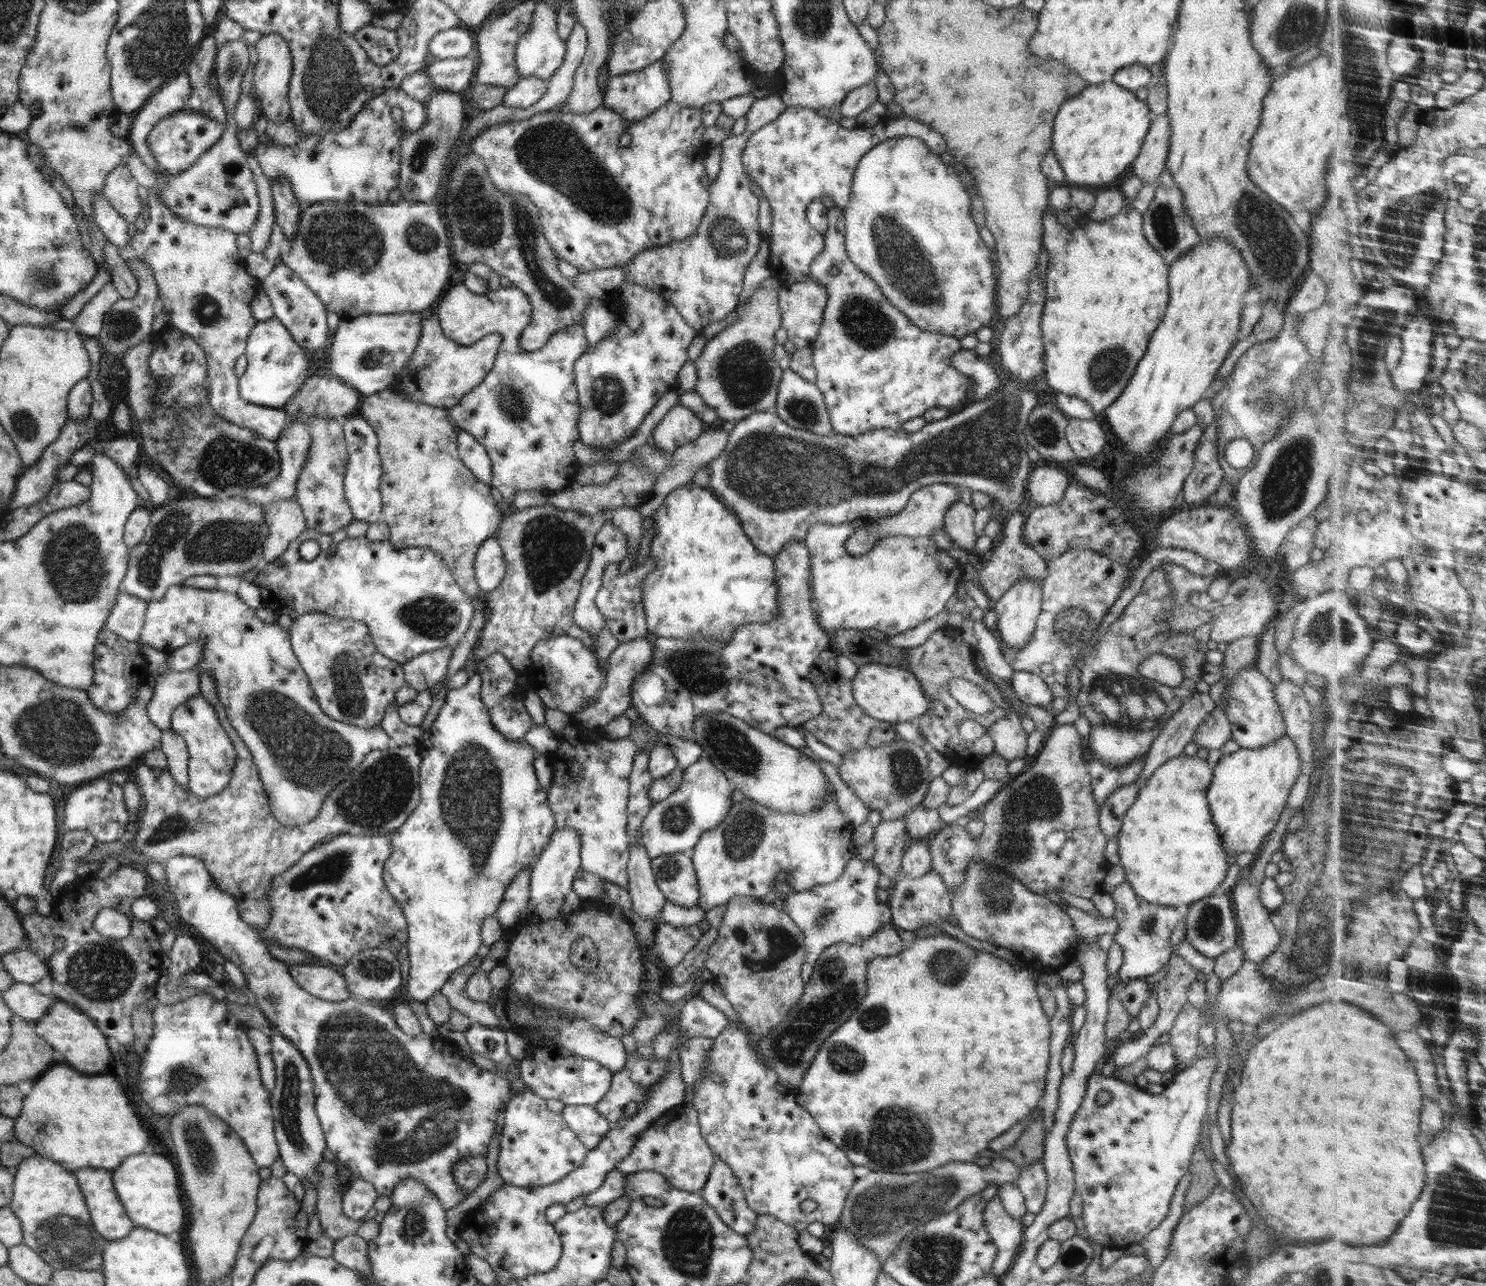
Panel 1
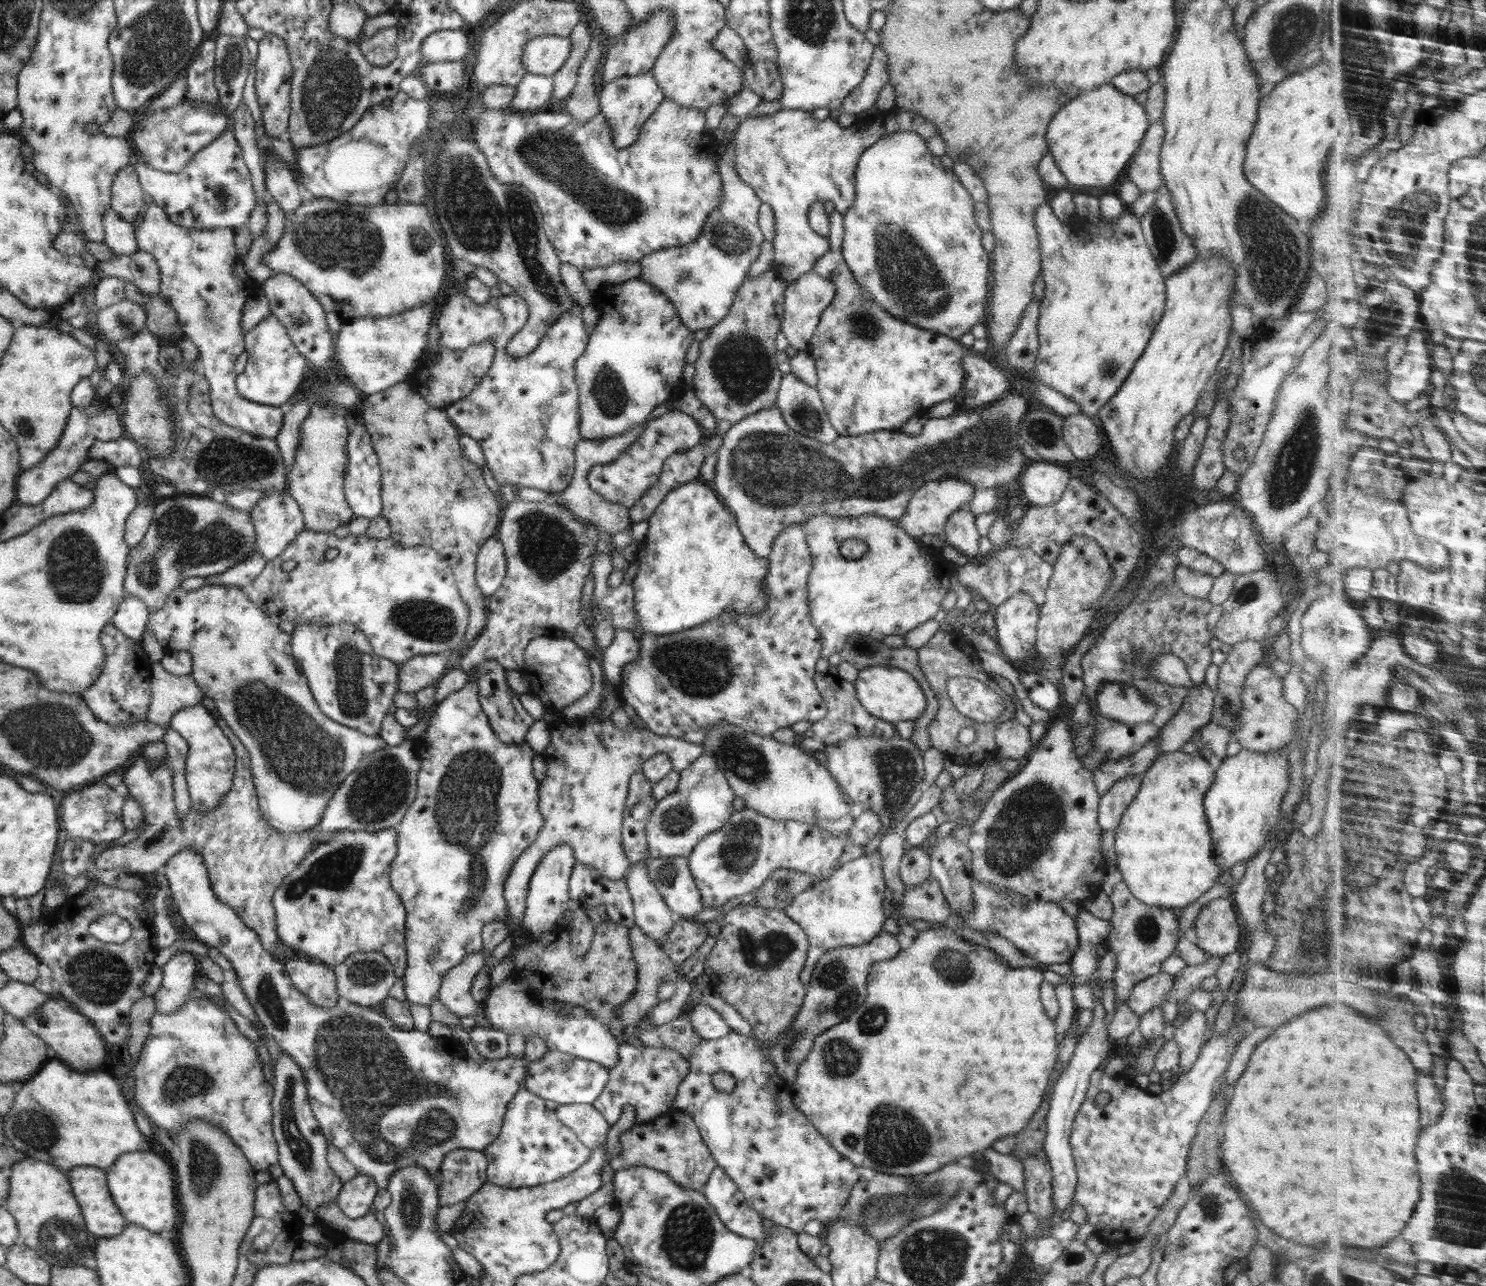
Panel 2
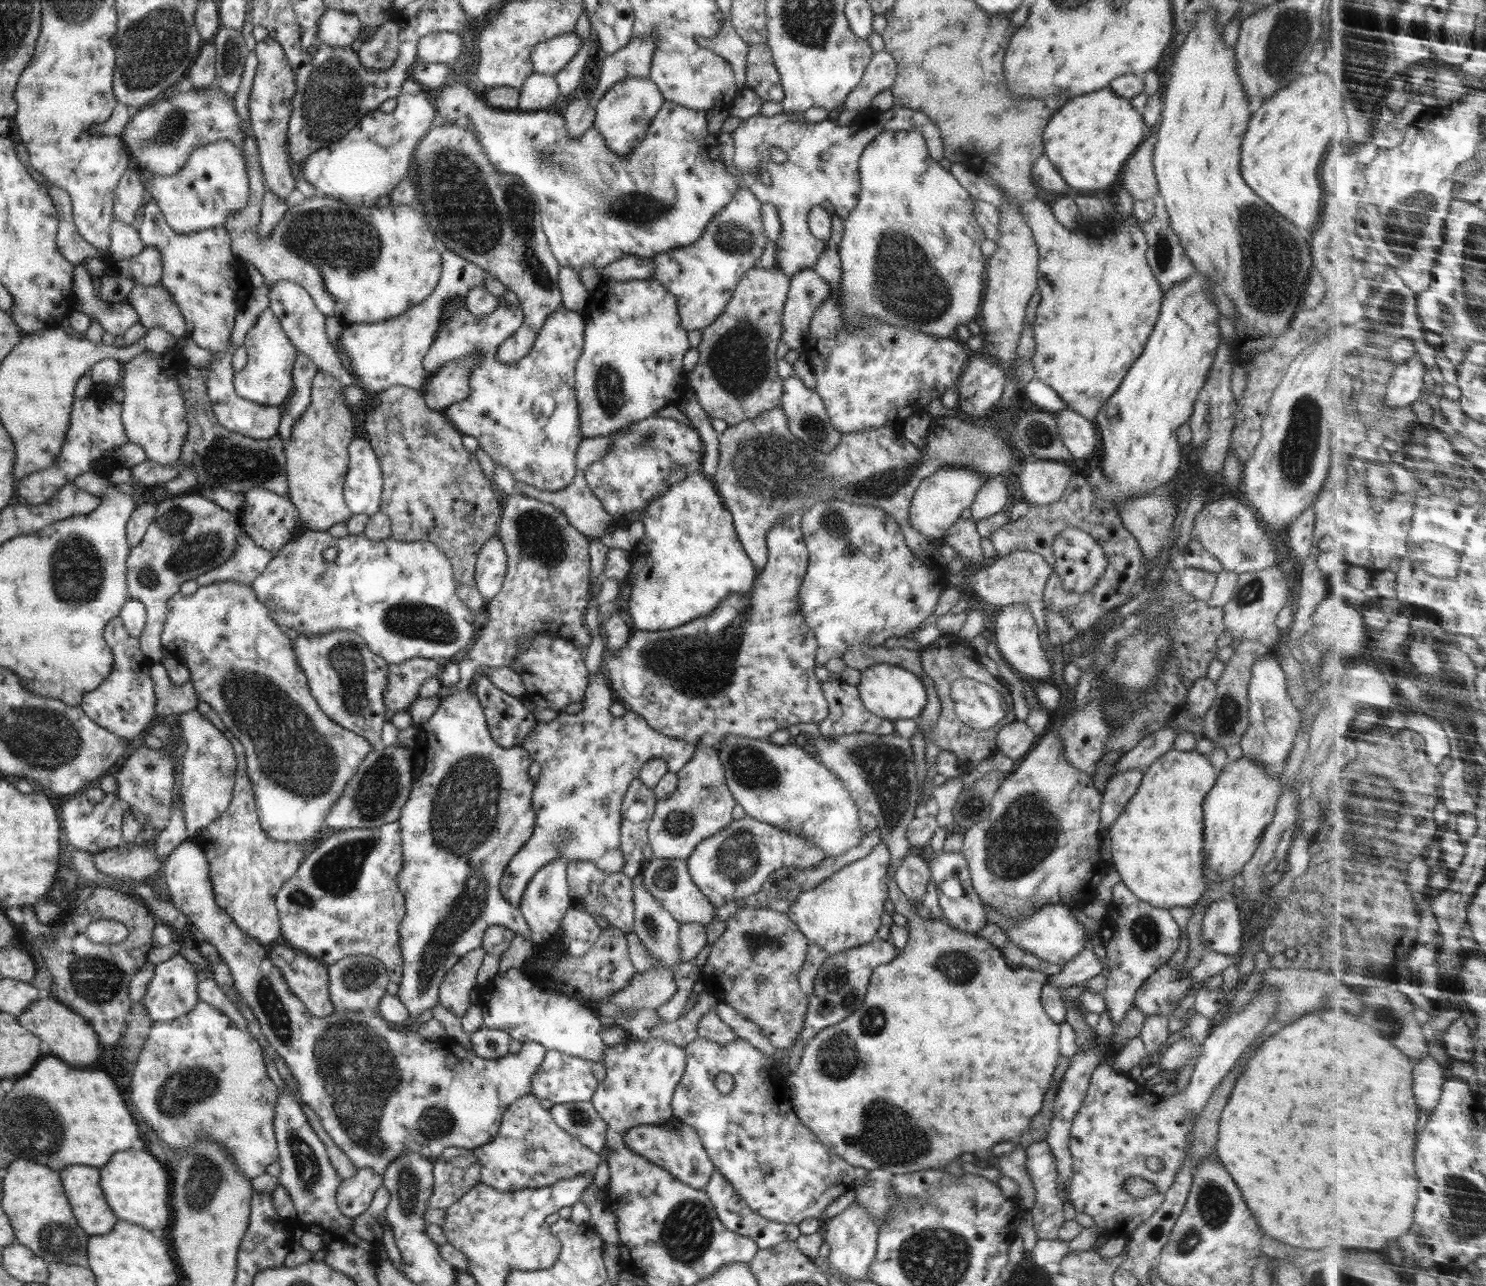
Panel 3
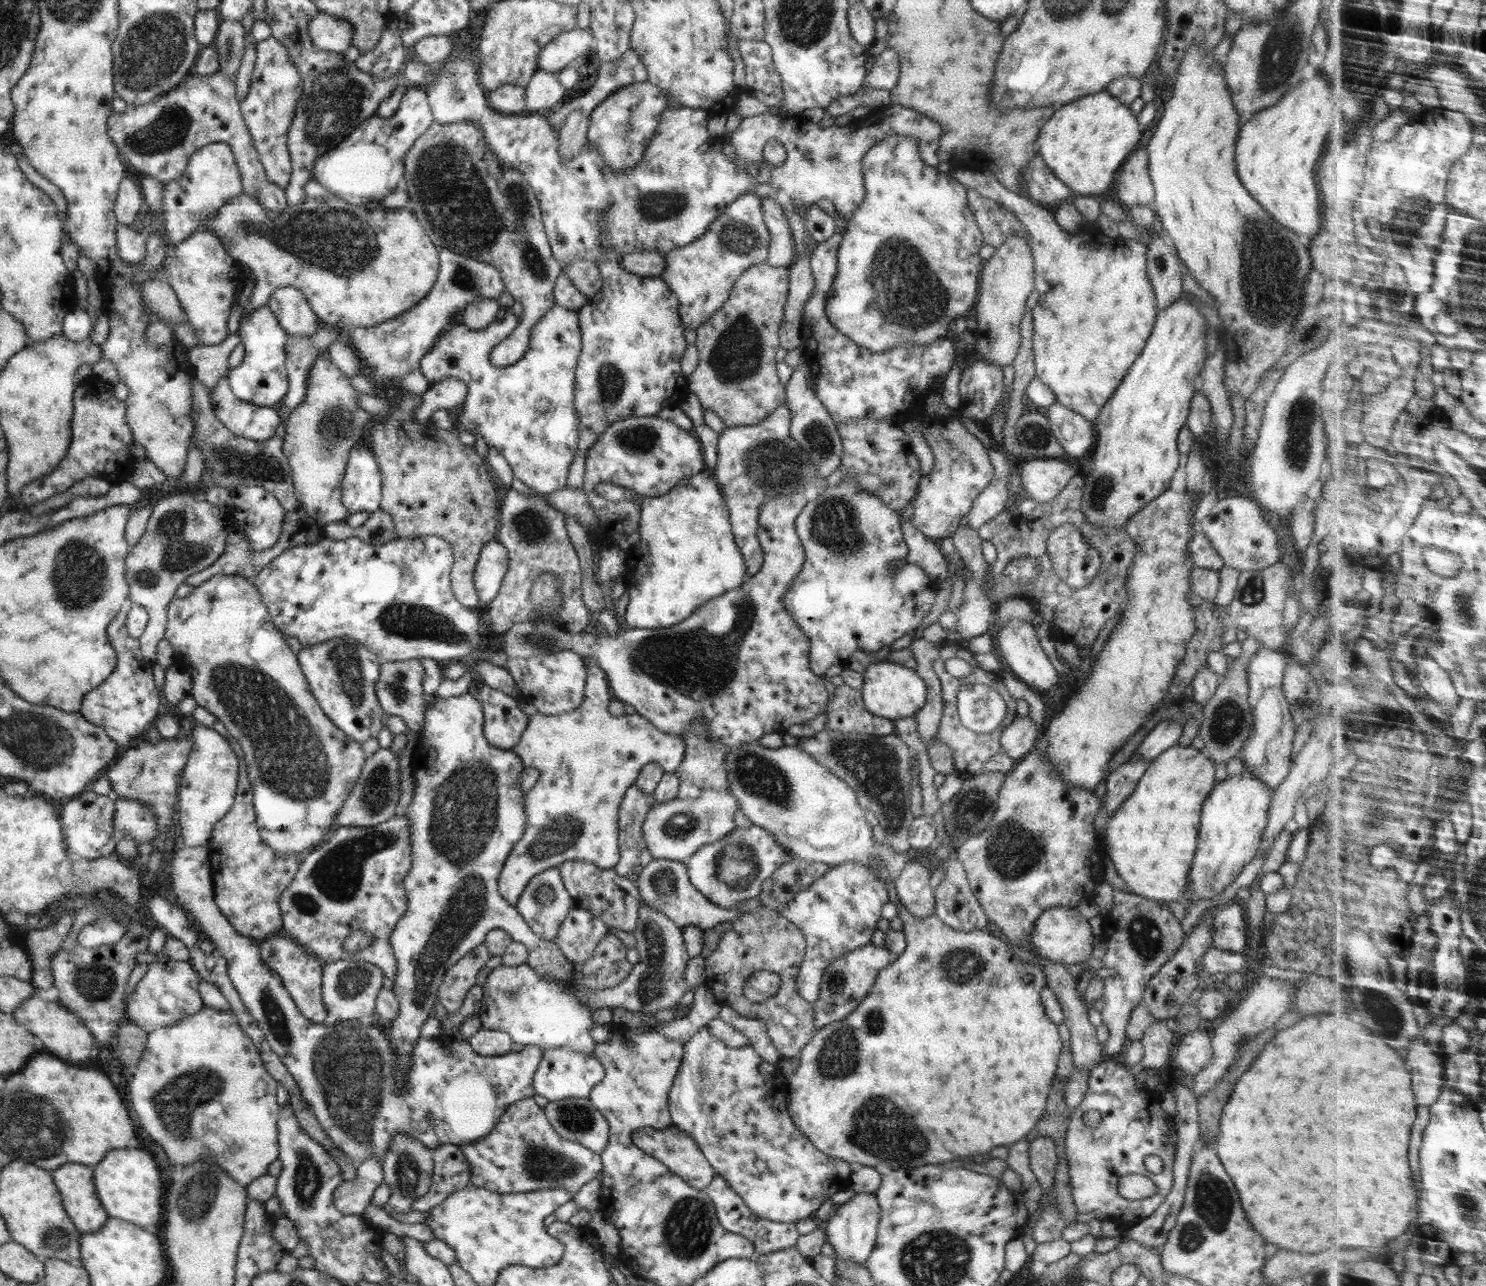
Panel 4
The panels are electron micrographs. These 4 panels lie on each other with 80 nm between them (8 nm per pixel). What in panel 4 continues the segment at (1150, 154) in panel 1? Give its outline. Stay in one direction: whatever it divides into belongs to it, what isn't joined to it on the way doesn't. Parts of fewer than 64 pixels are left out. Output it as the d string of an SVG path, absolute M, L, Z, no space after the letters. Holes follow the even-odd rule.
M1138 150L1121 164L1122 172L1114 182L1114 190L1126 209L1148 206L1155 198L1154 187L1148 174L1148 155L1146 150Z

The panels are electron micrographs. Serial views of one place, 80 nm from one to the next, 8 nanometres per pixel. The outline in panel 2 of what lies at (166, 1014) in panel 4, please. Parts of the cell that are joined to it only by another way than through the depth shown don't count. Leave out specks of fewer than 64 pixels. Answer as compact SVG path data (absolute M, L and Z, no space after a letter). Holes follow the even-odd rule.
M178 950L162 967L162 982L159 990L153 994L155 1012L170 1014L176 1012L190 998L199 974L199 964L195 955Z

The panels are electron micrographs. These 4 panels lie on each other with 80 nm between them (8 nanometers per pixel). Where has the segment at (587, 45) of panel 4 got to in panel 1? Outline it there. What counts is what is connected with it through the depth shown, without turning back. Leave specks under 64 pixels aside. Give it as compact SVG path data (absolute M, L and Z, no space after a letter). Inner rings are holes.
M544 2L535 6L531 26L528 32L521 34L515 50L515 61L522 77L533 76L548 82L549 78L560 68L566 54L566 41L557 33L556 16L552 7Z

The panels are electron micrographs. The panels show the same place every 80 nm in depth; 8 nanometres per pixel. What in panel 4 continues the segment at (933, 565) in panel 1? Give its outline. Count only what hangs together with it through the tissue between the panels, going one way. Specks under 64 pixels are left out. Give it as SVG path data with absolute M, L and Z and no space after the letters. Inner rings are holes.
M842 479L836 484L828 485L824 490L820 491L817 498L812 501L808 501L806 506L800 512L799 517L795 520L795 529L801 543L803 544L803 550L805 551L805 561L800 572L794 577L788 592L783 596L783 602L785 603L786 610L790 615L790 618L794 619L794 622L802 629L802 632L808 637L811 644L809 650L809 667L814 674L823 676L830 666L847 666L849 662L849 656L855 650L870 650L878 651L884 646L890 646L892 642L902 638L904 634L916 630L921 624L922 618L929 614L930 608L934 604L934 597L938 591L938 582L931 579L921 566L914 563L907 563L904 567L896 569L896 571L890 571L890 562L896 562L897 560L905 559L908 556L909 548L905 543L903 537L903 530L901 528L901 520L892 509L889 509L880 498L874 496L868 491L863 491L857 487L857 482L854 479Z

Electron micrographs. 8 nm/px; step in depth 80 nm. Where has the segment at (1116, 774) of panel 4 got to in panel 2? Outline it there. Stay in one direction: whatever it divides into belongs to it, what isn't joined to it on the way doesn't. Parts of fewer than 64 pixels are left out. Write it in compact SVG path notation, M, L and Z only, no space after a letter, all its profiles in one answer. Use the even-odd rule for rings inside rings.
M1139 775L1118 779L1108 789L1108 792L1100 797L1097 822L1104 832L1116 830L1120 825L1126 808L1130 806L1139 791L1141 779L1142 777Z

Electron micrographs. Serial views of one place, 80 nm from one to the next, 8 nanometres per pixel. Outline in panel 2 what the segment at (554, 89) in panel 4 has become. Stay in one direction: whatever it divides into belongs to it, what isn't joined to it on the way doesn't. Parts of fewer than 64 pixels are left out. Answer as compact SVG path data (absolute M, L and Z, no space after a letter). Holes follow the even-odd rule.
M527 72L515 89L512 108L519 112L536 112L547 108L553 91L553 80Z

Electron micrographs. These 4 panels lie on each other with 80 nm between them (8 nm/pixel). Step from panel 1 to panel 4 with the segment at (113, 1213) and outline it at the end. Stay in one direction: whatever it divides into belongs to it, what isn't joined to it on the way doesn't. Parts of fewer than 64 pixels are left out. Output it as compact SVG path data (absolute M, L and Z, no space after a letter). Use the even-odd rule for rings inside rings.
M67 1163L51 1174L74 1227L82 1233L102 1230L110 1218L98 1199L92 1167Z

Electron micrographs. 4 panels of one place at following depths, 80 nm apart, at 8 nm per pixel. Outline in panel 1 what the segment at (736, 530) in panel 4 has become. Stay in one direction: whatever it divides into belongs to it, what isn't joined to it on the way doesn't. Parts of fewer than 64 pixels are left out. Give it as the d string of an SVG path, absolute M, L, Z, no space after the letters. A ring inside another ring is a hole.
M1008 380L1004 381L1004 385L999 388L993 396L989 396L986 400L978 400L974 401L972 404L964 407L964 409L958 413L954 413L951 415L948 415L946 418L941 419L939 421L933 421L929 423L925 423L925 425L916 432L906 432L905 430L894 430L892 428L880 428L876 430L871 430L870 432L866 432L864 434L857 434L856 436L852 435L844 435L844 434L838 434L836 432L833 432L830 436L818 436L817 434L814 434L813 432L808 432L807 430L802 430L801 428L792 428L792 426L788 426L786 422L784 422L776 413L769 413L768 411L764 412L753 412L750 414L750 416L747 416L746 418L741 418L740 421L737 421L734 423L734 428L732 431L729 432L729 439L726 445L726 448L722 451L722 454L719 454L714 460L711 460L710 462L707 462L707 464L702 464L702 467L698 467L697 470L706 470L708 472L708 475L710 475L710 488L711 492L714 493L724 504L725 506L730 509L740 521L741 527L743 528L743 531L746 533L746 536L750 539L750 542L756 547L756 550L759 550L762 554L766 554L768 556L773 557L779 550L782 550L782 547L788 542L793 541L796 539L797 541L800 541L801 543L804 543L805 536L807 533L807 530L816 523L830 523L830 524L842 524L842 523L850 523L855 518L861 518L863 520L868 519L876 519L876 518L888 518L889 516L892 516L893 514L898 514L901 512L901 510L908 504L910 495L915 491L918 490L920 487L934 484L934 483L944 483L949 485L954 485L957 487L966 487L969 488L971 491L980 491L986 494L989 494L991 496L992 500L992 506L994 510L997 510L1000 508L1000 510L1003 510L1004 516L1010 516L1013 512L1018 511L1019 513L1025 513L1028 508L1032 505L1030 499L1028 498L1028 492L1027 492L1027 479L1030 478L1030 474L1032 474L1032 470L1034 468L1034 464L1028 459L1028 454L1026 453L1026 447L1029 446L1025 434L1023 432L1023 428L1026 428L1028 426L1028 420L1029 420L1029 414L1034 410L1034 407L1036 407L1039 404L1039 395L1034 393L1033 391L1030 391L1028 389L1029 386L1024 386L1024 384L1017 384L1012 382L1008 382Z

